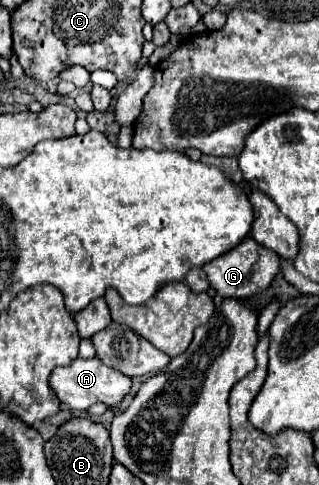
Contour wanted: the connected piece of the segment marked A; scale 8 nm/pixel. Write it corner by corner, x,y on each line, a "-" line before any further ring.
77,357
71,365
53,369
51,379
49,379
49,387
51,387
53,395
59,397
61,405
65,405
71,411
85,411
97,401
103,401
109,407
117,405
127,395
127,391
131,387
131,379
127,375
123,375
121,371
101,363
97,357
93,357
93,359

